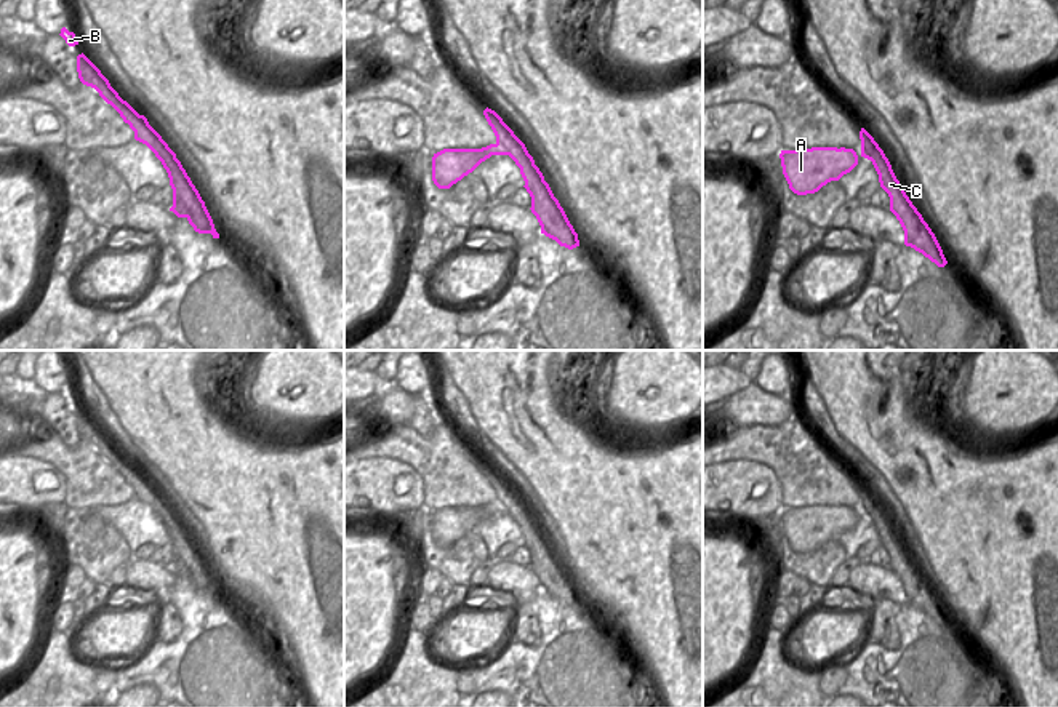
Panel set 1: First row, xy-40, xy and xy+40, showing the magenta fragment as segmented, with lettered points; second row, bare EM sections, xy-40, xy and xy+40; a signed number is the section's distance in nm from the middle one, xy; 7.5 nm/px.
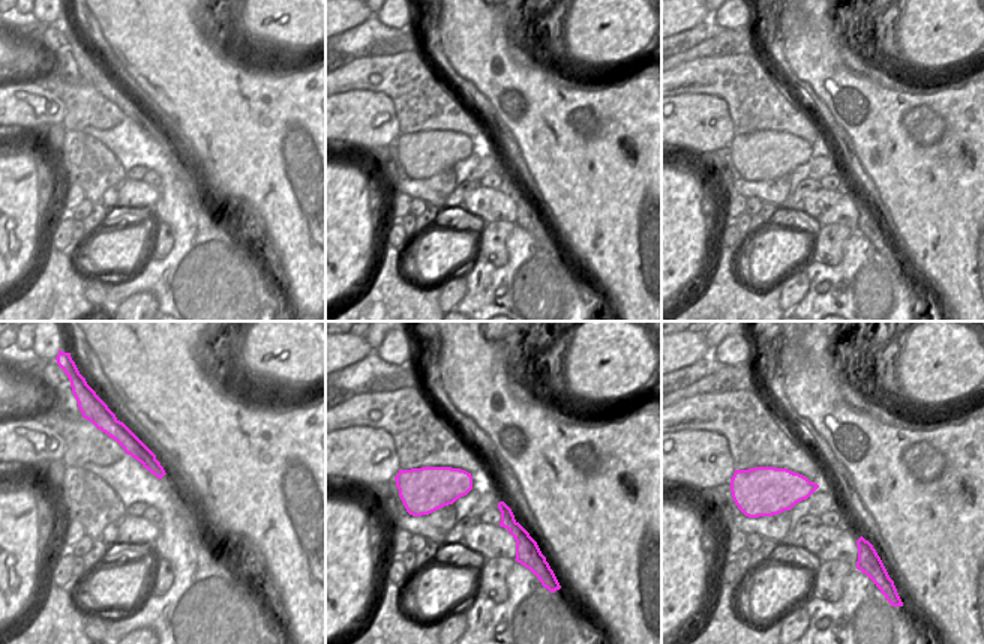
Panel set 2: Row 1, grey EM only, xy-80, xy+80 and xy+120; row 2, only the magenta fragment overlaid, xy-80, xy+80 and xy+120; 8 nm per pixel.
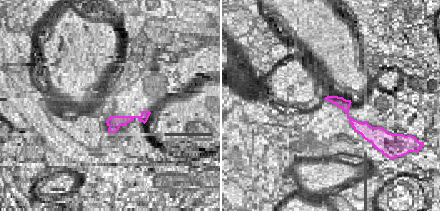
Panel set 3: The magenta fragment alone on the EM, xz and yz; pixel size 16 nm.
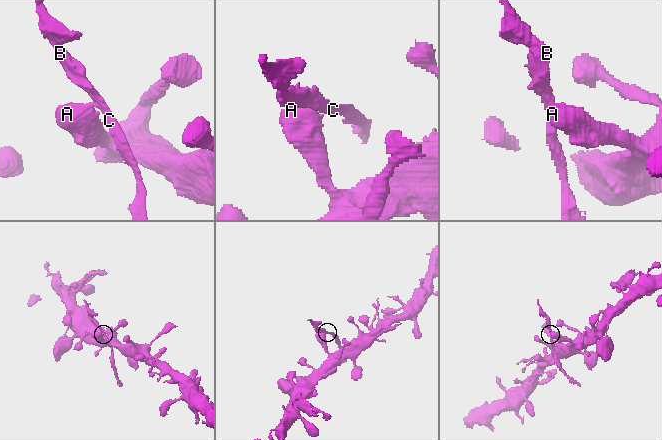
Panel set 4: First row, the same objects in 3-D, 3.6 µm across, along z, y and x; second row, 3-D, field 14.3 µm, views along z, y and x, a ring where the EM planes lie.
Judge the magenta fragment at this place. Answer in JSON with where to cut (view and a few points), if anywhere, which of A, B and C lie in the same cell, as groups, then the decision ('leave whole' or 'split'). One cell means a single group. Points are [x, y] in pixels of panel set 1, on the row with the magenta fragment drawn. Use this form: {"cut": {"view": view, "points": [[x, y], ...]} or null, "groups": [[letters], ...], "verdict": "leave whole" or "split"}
{"cut": null, "groups": [["A", "B", "C"]], "verdict": "leave whole"}

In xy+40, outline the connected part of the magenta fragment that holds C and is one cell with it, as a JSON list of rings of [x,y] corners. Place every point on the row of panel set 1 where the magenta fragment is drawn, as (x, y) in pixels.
[[[861,128],[860,131],[860,139],[861,139],[861,157],[872,162],[879,174],[880,187],[890,197],[890,211],[896,216],[904,230],[904,245],[922,253],[938,267],[944,267],[948,261],[943,254],[943,250],[935,234],[924,221],[917,208],[912,205],[909,197],[906,195],[884,150],[879,147],[879,144],[864,128]]]

